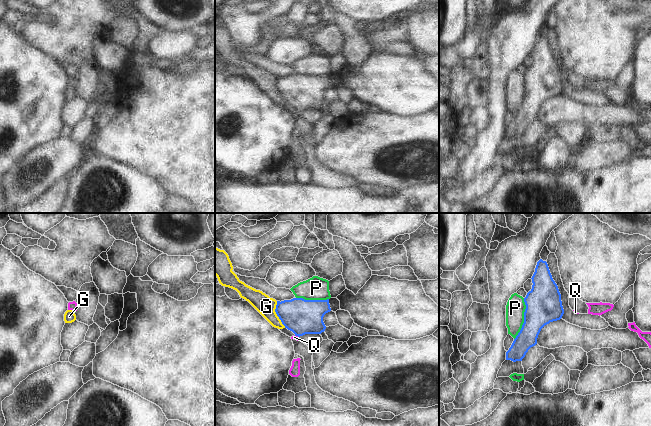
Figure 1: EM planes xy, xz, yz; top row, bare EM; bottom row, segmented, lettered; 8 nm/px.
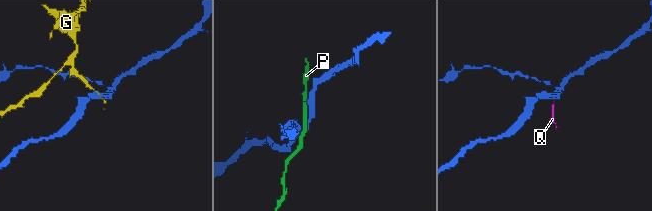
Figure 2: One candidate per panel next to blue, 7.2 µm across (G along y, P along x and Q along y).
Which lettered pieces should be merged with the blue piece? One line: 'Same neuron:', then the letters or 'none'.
Same neuron: none.

